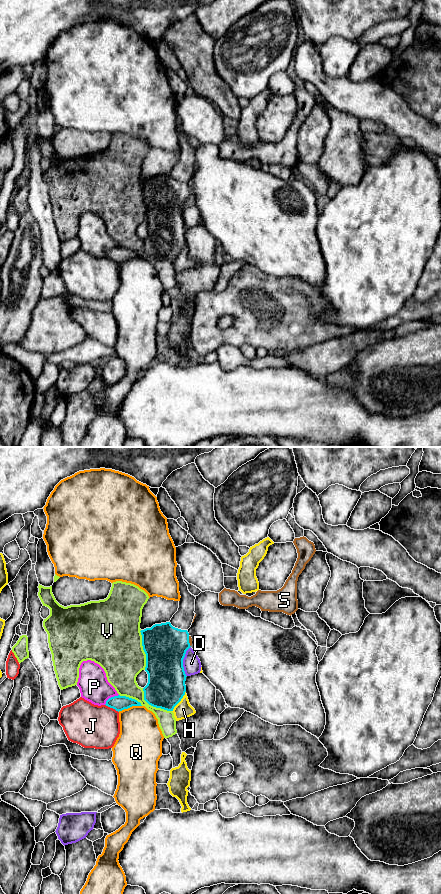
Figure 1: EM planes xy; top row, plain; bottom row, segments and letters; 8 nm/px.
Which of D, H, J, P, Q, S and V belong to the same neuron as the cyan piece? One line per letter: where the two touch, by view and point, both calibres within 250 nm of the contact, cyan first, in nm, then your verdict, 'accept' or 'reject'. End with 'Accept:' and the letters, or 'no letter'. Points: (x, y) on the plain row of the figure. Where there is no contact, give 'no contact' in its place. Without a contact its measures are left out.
D: meets cyan in xy at (182, 213); 340 nm thick on the cyan side, 140 nm on the other; reject
H: meets cyan in xy at (180, 252); 300 nm thick on the cyan side, 140 nm on the other; reject
J: meets cyan in xy at (112, 259); 120 nm thick on the cyan side, 360 nm on the other; reject
P: meets cyan in xy at (111, 249); 120 nm thick on the cyan side, 240 nm on the other; reject
Q: meets cyan in xy at (129, 259); 120 nm thick on the cyan side, 340 nm on the other; reject
S: meets cyan in xy at (188, 193); 340 nm thick on the cyan side, 30 nm on the other; accept
V: meets cyan in xy at (143, 201); 340 nm thick on the cyan side, 440 nm on the other; reject
Accept: S

